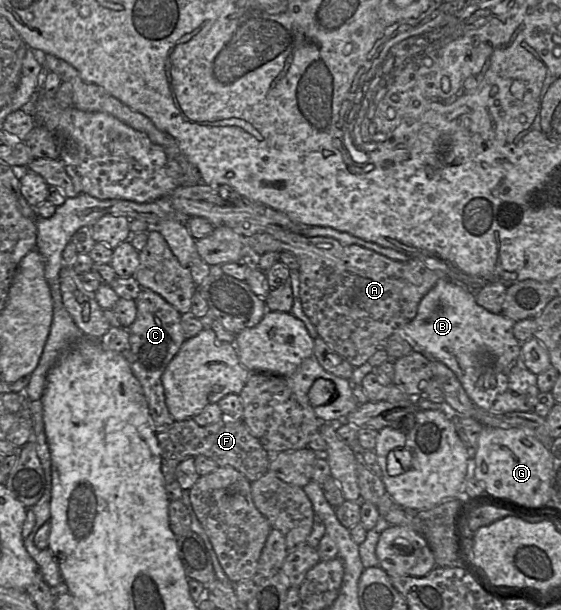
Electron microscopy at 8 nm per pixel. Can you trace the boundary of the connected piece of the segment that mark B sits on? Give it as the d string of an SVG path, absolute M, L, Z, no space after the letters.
M440 279L419 303L415 318L398 328L388 340L407 340L413 349L419 349L431 359L438 360L454 372L470 400L488 412L531 412L540 393L537 375L524 364L521 343L513 335L515 321L502 314L493 314L475 301L475 292L469 292L448 279Z

